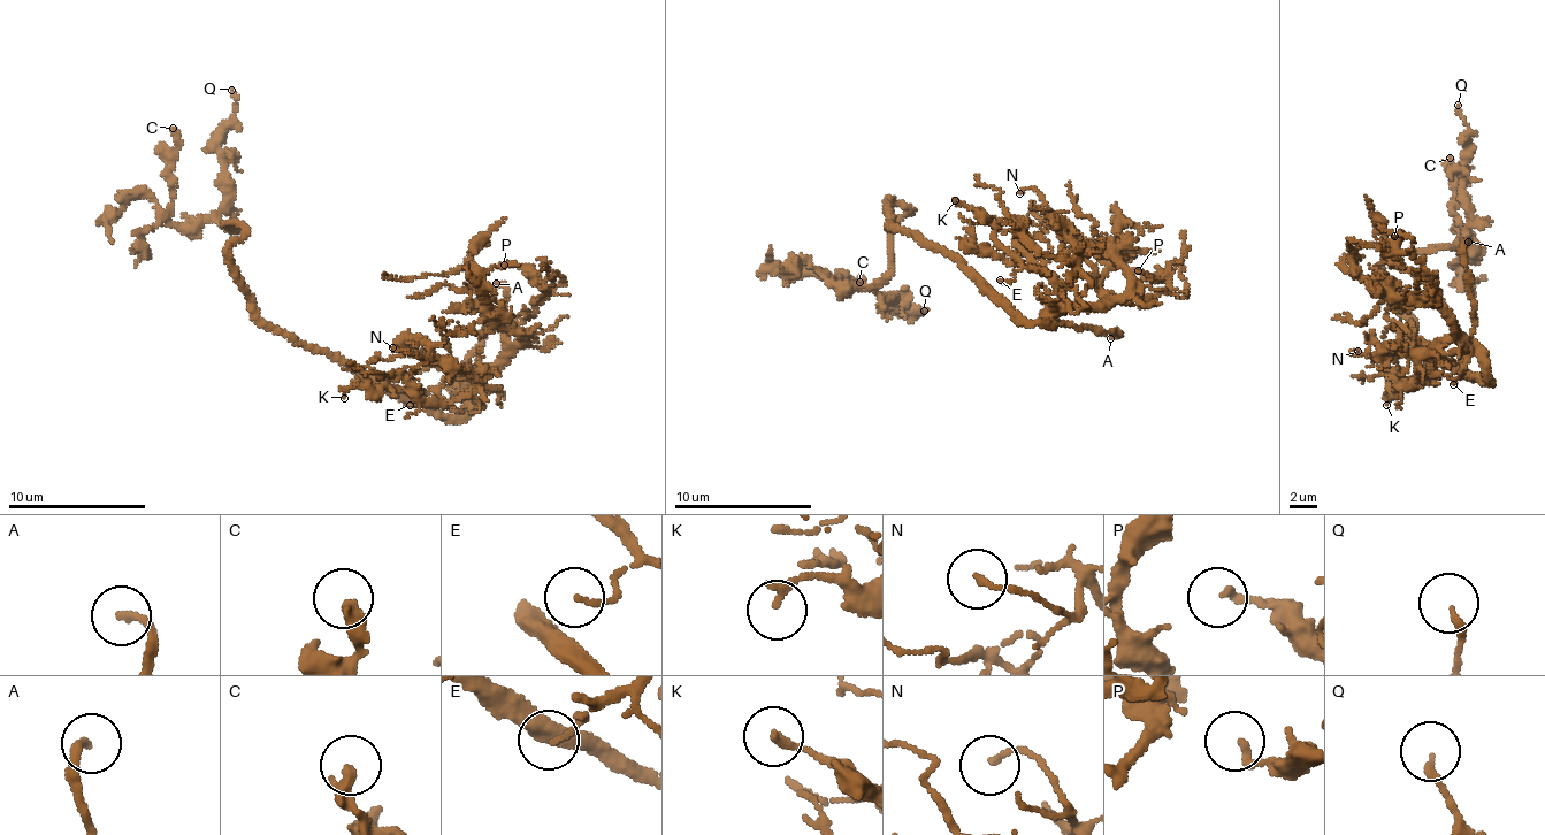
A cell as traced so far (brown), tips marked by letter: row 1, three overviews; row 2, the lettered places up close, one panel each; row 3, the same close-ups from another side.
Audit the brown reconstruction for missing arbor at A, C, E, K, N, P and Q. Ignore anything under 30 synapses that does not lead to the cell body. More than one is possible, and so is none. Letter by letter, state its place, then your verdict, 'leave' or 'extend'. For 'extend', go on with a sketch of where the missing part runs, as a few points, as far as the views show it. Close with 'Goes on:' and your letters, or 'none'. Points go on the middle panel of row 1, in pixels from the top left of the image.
A: at (1110, 338); extend
C: at (859, 282); leave
E: at (1000, 280); leave
K: at (955, 200); leave
N: at (1019, 193); leave
P: at (1138, 270); leave
Q: at (924, 311); leave
Goes on: A

